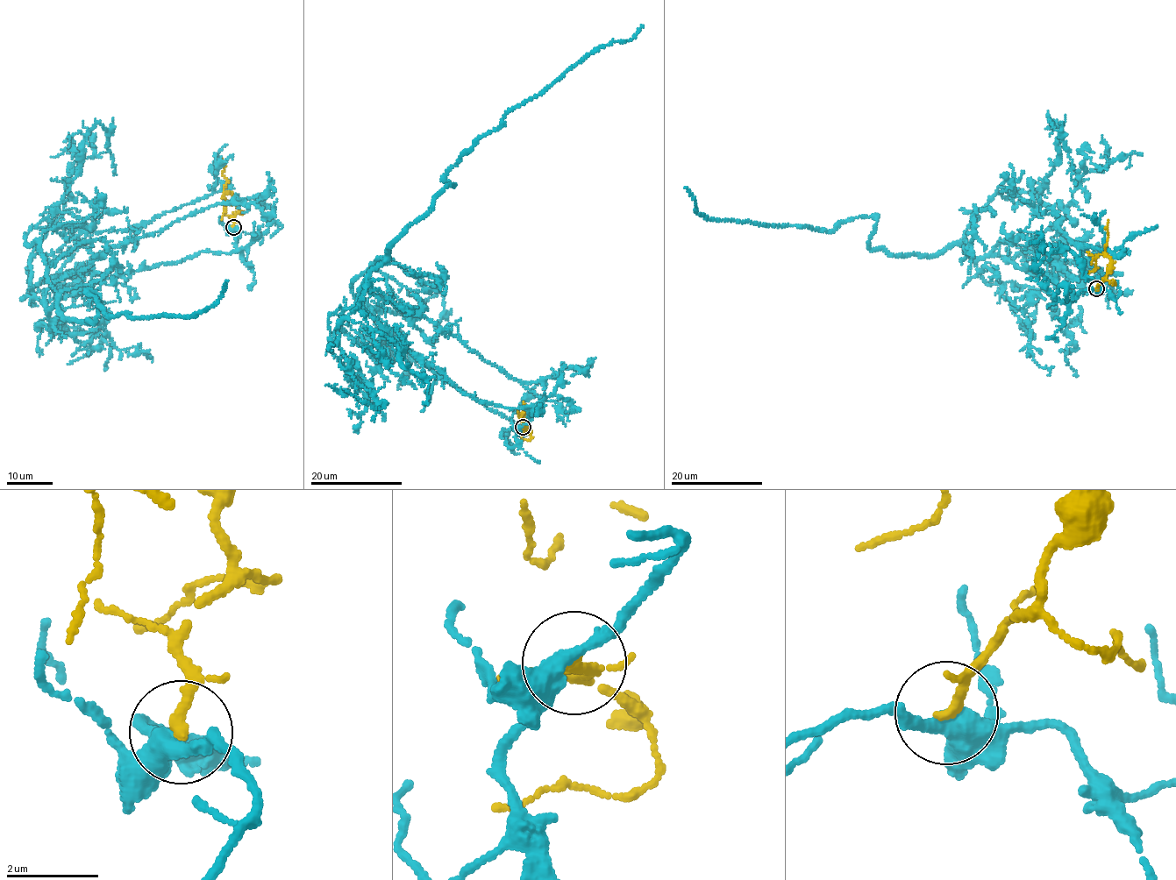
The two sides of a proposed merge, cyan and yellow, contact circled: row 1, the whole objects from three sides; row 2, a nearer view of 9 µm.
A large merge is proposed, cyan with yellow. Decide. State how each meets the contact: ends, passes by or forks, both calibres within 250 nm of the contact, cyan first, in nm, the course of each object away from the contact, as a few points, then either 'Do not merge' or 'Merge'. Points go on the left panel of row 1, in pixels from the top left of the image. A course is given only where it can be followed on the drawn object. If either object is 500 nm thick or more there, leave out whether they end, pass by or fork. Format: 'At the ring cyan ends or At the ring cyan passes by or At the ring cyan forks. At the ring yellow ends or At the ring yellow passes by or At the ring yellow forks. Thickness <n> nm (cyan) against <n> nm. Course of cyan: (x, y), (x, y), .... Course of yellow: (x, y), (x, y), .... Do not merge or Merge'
At the ring cyan passes by. At the ring yellow ends. Thickness 400 nm (cyan) against 240 nm. Course of cyan: (232, 228), (230, 252), (42, 303), (79, 322), (96, 316), (88, 293), (109, 318), (195, 315), (227, 280). Course of yellow: (232, 227), (233, 216), (238, 210), (232, 194), (224, 191), (227, 180), (222, 173), (223, 159). Do not merge

